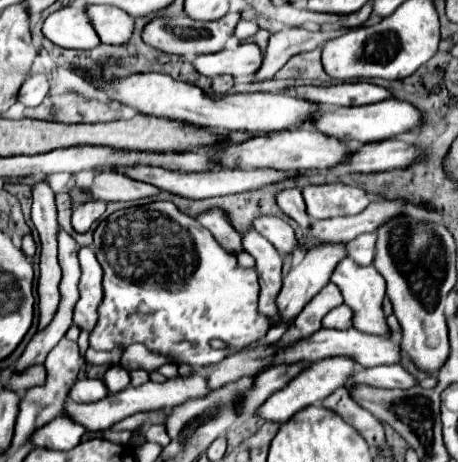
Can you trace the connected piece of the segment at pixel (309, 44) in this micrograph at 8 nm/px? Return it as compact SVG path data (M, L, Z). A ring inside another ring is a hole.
M300 27L282 29L282 31L274 33L270 37L268 49L264 53L262 65L254 73L254 81L272 79L292 55L298 55L298 53L304 53L304 51L312 51L312 49L324 45L324 41L328 41L332 37L338 37L338 35L340 35L340 29L326 31L326 33L322 33L322 31L312 33L312 31L306 31L306 29L300 29Z

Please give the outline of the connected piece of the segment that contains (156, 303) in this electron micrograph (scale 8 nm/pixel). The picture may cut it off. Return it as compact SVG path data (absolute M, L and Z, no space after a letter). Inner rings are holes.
M154 201L114 211L98 223L92 245L104 269L104 299L98 307L98 323L90 331L90 347L96 351L112 351L114 347L126 349L132 343L142 343L154 353L192 367L204 367L220 363L226 355L262 339L270 327L268 319L258 313L260 285L256 271L240 269L236 257L224 251L206 227L176 209L170 201ZM212 339L226 341L228 349L210 349Z

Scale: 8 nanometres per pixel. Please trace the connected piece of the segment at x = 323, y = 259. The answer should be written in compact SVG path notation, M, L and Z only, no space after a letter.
M324 243L324 247L312 247L312 249L306 249L302 261L300 261L298 265L294 265L294 267L290 269L290 273L284 277L284 287L282 287L282 291L278 293L278 297L276 297L276 307L278 307L278 315L280 315L280 321L278 321L276 325L288 323L288 321L292 321L296 315L300 315L300 311L306 307L306 303L310 303L310 299L312 299L316 293L320 293L322 287L330 281L330 271L334 271L334 267L338 265L338 259L344 259L344 257L346 257L344 243L332 243L332 245Z

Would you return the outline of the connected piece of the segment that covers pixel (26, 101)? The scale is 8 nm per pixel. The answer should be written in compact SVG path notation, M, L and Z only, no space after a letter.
M30 73L18 91L18 101L26 107L36 107L46 97L46 85L50 89L48 77L44 73Z

